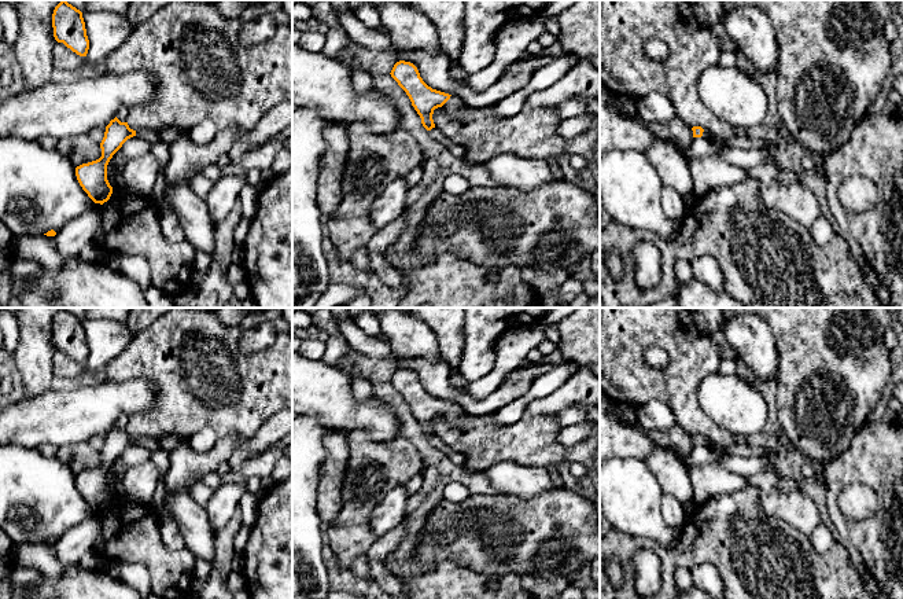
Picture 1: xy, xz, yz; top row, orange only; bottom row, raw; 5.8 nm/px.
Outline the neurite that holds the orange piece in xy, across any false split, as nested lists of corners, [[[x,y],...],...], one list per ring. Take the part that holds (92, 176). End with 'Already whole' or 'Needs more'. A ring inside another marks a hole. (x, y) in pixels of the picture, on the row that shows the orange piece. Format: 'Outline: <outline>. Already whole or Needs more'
Outline: [[[115,117],[106,126],[104,137],[100,143],[102,157],[75,168],[75,176],[80,185],[95,203],[103,205],[110,199],[113,187],[107,180],[107,165],[122,144],[133,136],[139,136],[151,144],[162,140],[158,132],[147,128],[136,132],[129,128],[128,122],[121,122]]]. Needs more

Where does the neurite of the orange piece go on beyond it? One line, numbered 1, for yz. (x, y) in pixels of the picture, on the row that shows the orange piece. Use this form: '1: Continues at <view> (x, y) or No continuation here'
1: Continues at yz (717, 140)

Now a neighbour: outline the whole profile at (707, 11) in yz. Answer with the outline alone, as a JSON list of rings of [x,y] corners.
[[[689,0],[696,19],[707,26],[714,26],[722,18],[723,0]]]

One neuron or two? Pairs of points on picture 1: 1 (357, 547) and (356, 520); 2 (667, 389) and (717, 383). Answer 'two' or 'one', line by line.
1: one
2: two

